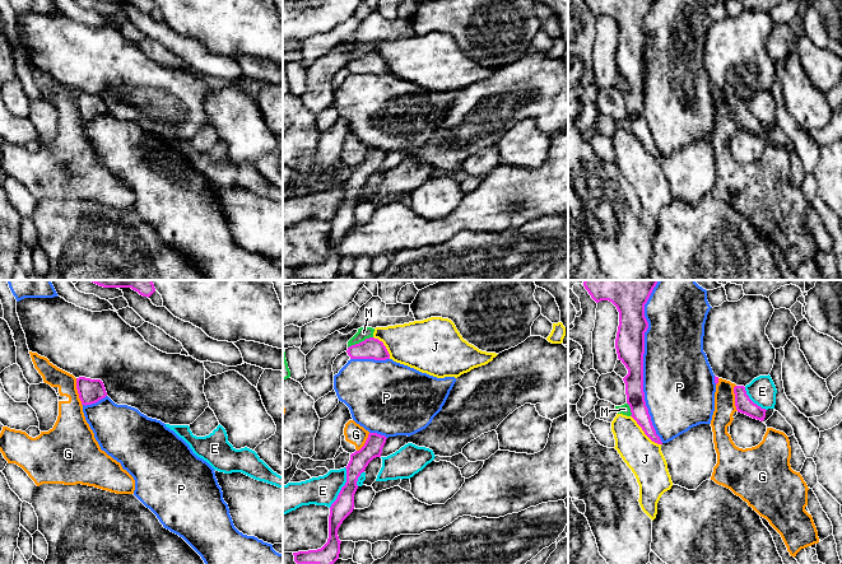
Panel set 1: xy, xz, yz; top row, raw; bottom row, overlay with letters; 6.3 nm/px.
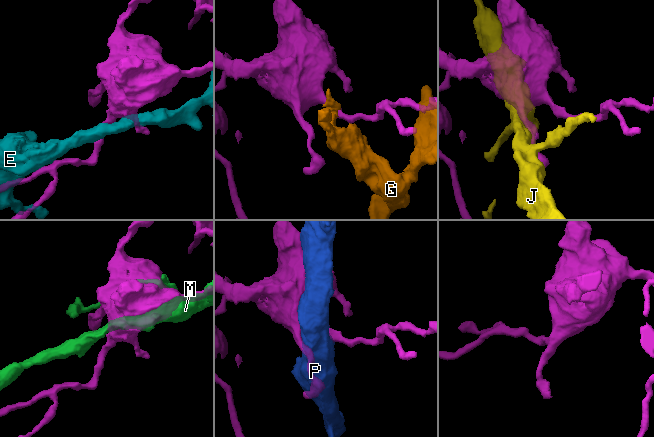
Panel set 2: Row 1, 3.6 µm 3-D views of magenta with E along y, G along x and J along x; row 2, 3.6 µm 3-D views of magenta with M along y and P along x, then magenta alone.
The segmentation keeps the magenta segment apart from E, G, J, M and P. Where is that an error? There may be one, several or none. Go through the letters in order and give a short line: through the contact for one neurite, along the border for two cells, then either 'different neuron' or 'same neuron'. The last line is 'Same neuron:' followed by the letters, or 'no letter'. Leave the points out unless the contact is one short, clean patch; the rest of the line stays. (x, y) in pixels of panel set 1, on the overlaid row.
E: line xz (345, 467), (345, 484), (329, 507); different neuron
G: line xy (75, 378), (75, 388), (82, 405); different neuron
J: different neuron
M: different neuron
P: different neuron
Same neuron: no letter

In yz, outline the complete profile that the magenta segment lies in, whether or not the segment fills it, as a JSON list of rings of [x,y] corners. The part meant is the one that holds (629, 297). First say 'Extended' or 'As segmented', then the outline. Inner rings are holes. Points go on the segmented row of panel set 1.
As segmented. [[[585,280],[583,286],[599,303],[611,302],[619,312],[619,326],[615,339],[618,359],[628,369],[623,378],[627,404],[632,418],[645,434],[655,443],[662,444],[652,425],[643,392],[645,332],[648,322],[645,317],[647,303],[659,280]]]

